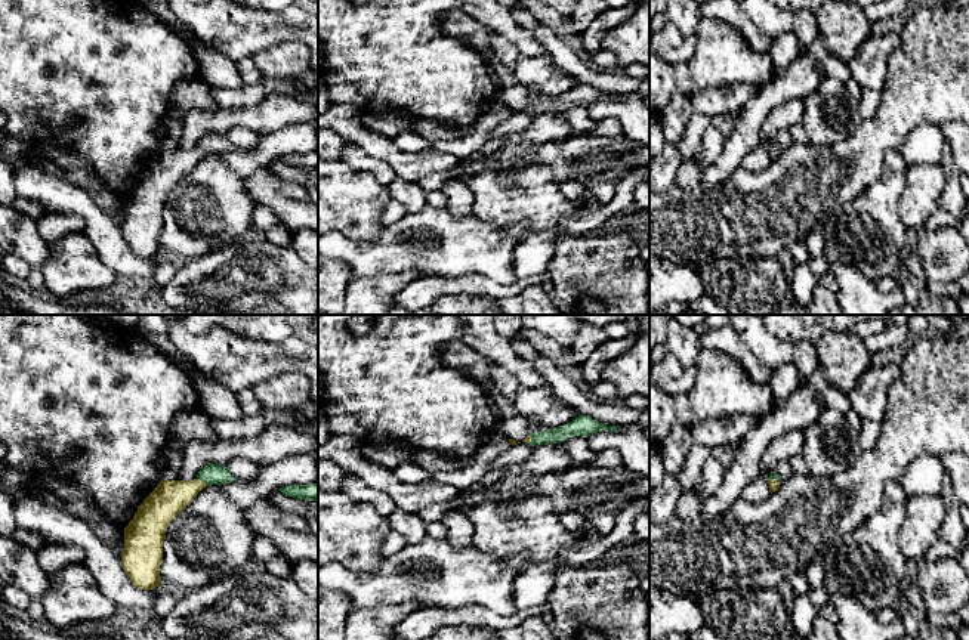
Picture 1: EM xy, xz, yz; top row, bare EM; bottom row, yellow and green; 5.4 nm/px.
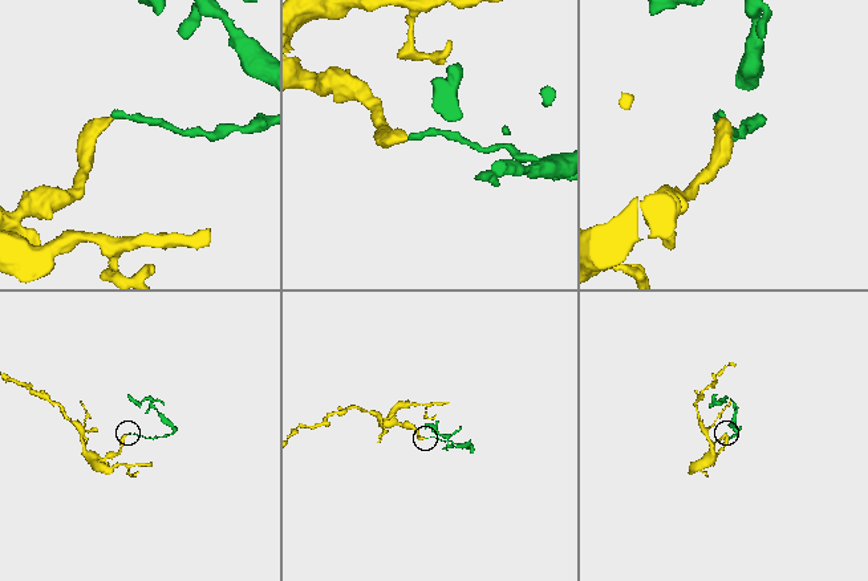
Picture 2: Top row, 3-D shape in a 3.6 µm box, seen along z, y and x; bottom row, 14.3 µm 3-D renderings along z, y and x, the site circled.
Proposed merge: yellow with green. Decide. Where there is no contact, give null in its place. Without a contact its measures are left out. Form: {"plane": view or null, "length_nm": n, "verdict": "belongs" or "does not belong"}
{"plane": "xy", "length_nm": 70, "verdict": "belongs"}

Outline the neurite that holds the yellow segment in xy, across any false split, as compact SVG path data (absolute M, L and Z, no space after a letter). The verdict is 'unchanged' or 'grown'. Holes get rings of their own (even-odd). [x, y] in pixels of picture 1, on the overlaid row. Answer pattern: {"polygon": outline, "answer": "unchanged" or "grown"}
{"polygon": "M209 463L194 480L161 480L157 485L124 528L121 566L135 587L141 590L158 587L163 542L170 522L207 485L220 486L234 480L226 466Z", "answer": "grown"}

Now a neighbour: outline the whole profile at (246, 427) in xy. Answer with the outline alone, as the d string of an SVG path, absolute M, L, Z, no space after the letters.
M262 414L254 417L244 415L240 420L210 417L210 424L219 439L250 439L266 427Z

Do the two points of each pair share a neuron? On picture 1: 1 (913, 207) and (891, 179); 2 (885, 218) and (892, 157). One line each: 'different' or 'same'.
1: different
2: same

